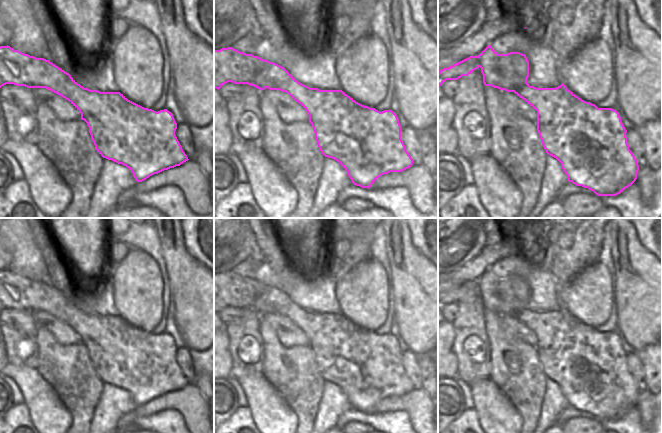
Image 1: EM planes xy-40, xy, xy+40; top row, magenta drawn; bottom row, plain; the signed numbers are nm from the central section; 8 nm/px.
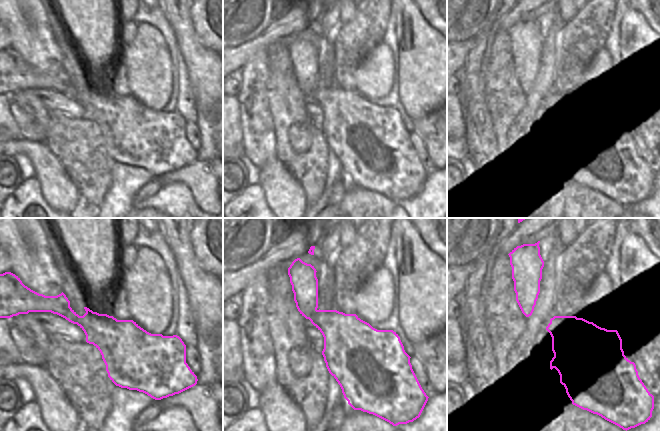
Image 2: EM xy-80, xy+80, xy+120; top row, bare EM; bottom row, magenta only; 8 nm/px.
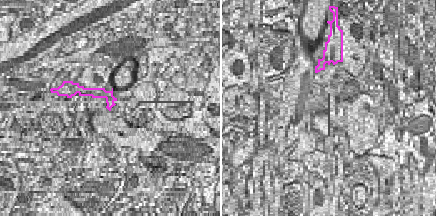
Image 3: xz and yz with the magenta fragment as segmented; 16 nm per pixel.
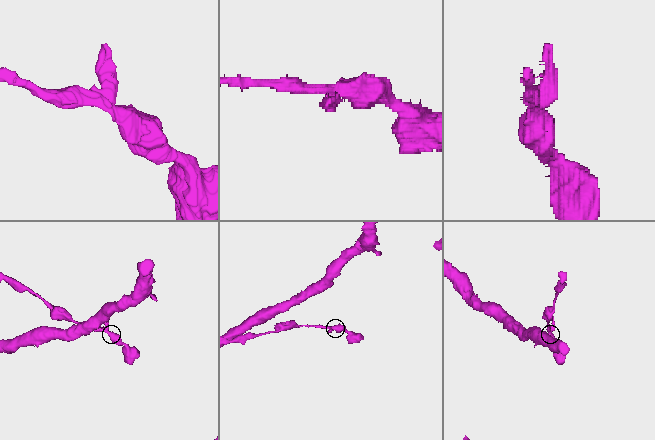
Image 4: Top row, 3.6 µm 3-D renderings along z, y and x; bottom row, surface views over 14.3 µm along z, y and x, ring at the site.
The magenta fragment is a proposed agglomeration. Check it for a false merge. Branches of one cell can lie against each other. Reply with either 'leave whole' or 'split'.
leave whole

